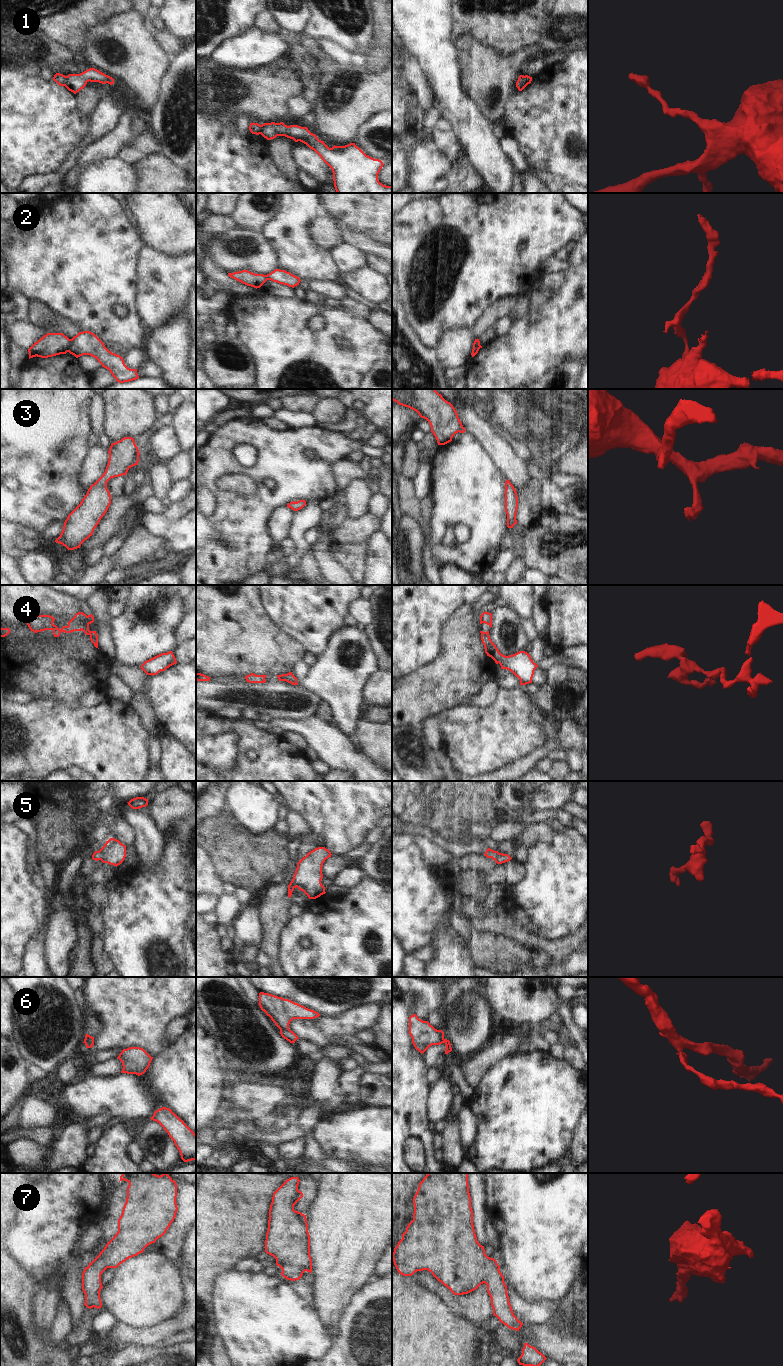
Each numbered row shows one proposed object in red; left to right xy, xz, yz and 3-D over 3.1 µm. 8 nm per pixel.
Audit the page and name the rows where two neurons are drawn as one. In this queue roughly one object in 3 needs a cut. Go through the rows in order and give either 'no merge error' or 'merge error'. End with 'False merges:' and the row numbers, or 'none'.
1: merge error
2: merge error
3: no merge error
4: no merge error
5: no merge error
6: merge error
7: no merge error
False merges: 1, 2, 6

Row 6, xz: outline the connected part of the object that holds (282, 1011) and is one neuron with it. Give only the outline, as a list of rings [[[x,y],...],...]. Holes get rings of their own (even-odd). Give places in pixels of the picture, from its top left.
[[[259,993],[259,1006],[279,1029],[289,1029],[293,1019],[314,1019],[320,1014],[289,999],[269,993]]]

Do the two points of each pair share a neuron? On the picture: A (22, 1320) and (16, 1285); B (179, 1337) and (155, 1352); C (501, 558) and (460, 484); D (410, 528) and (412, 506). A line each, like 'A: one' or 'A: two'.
A: one
B: two
C: two
D: two

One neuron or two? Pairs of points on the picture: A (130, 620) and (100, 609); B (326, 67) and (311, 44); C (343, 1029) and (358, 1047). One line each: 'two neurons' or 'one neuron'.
A: two neurons
B: one neuron
C: two neurons

